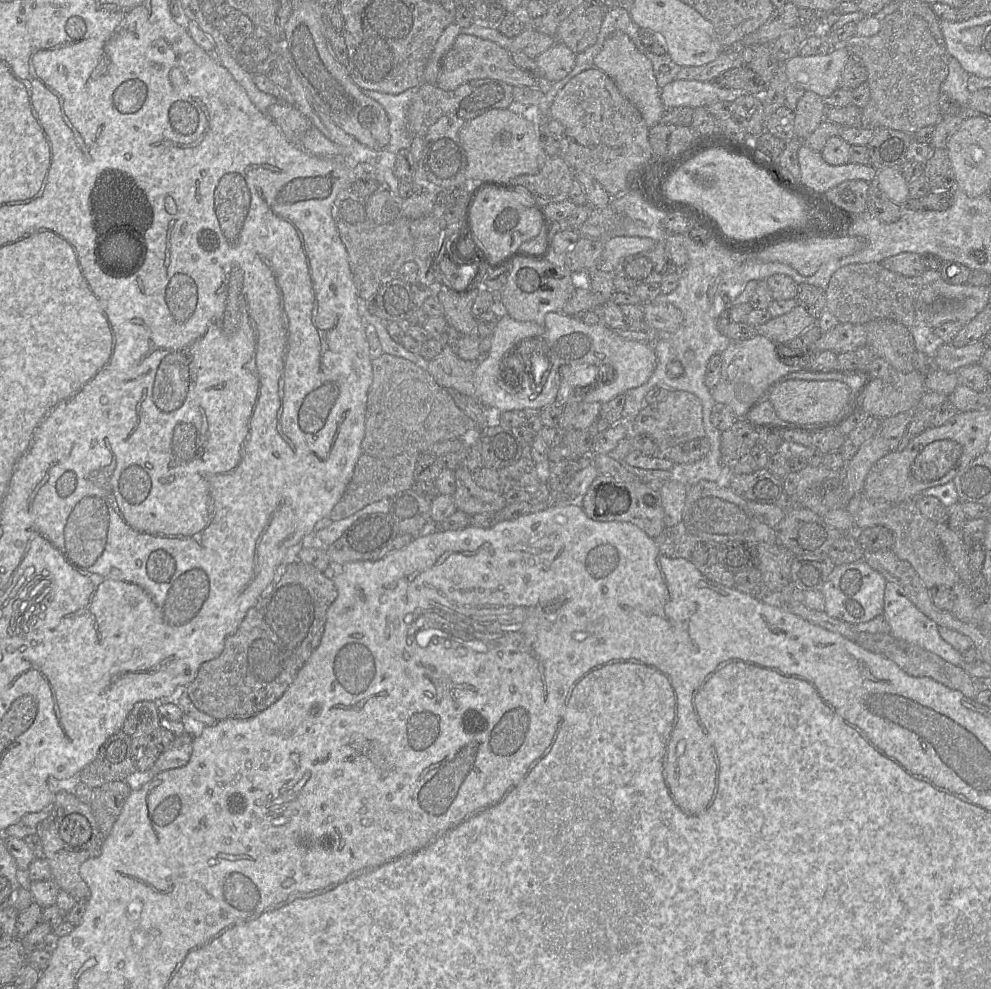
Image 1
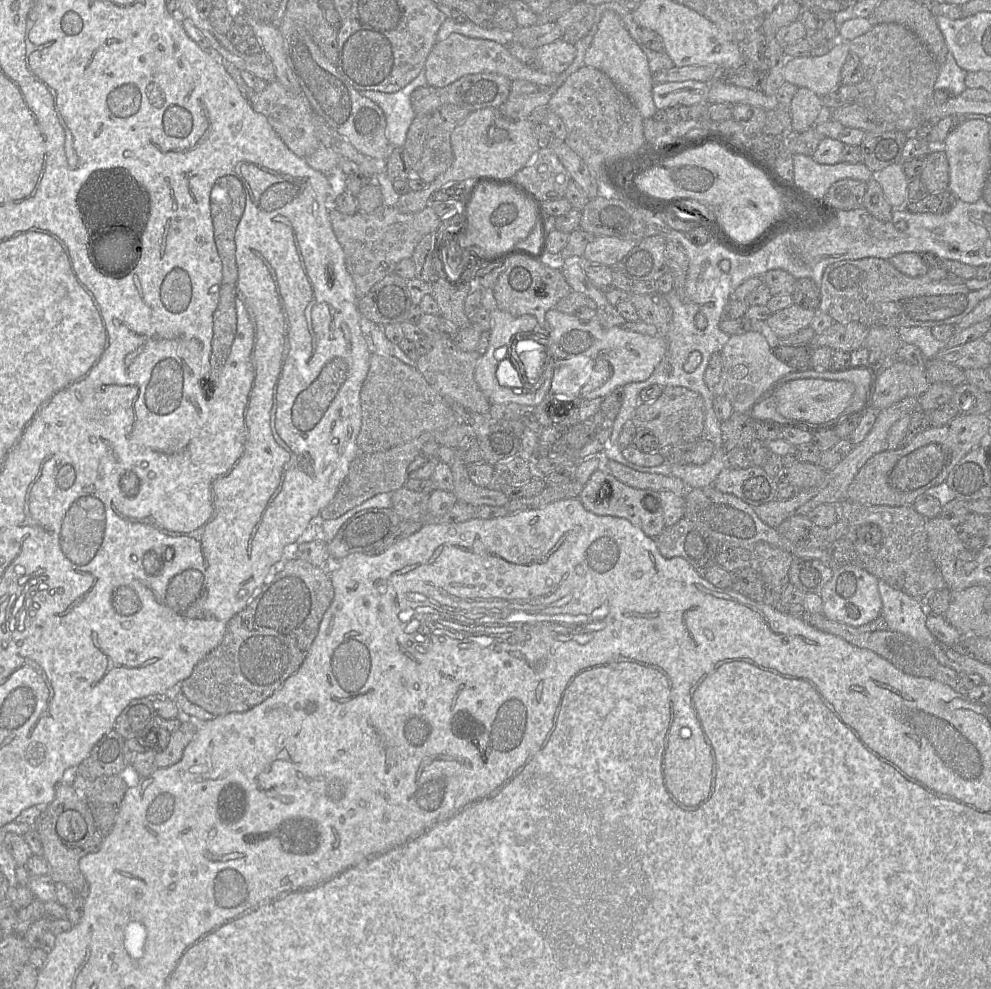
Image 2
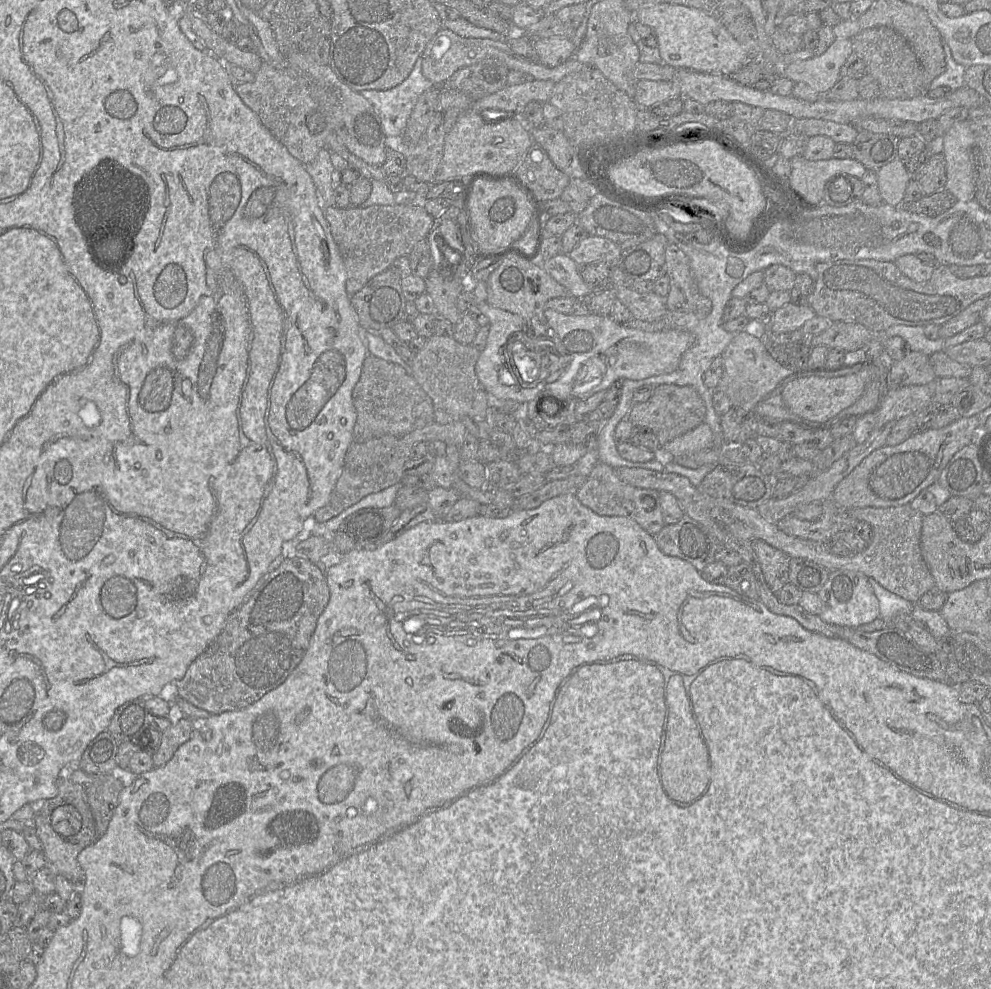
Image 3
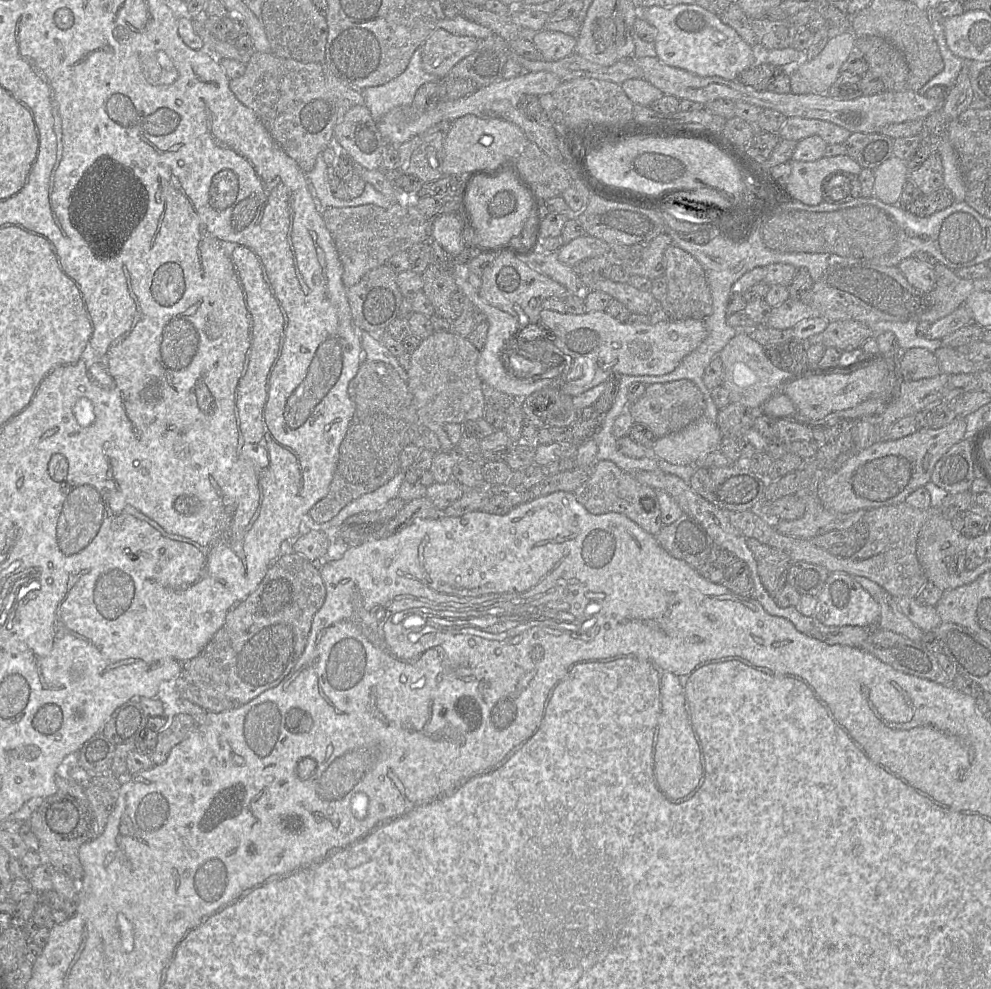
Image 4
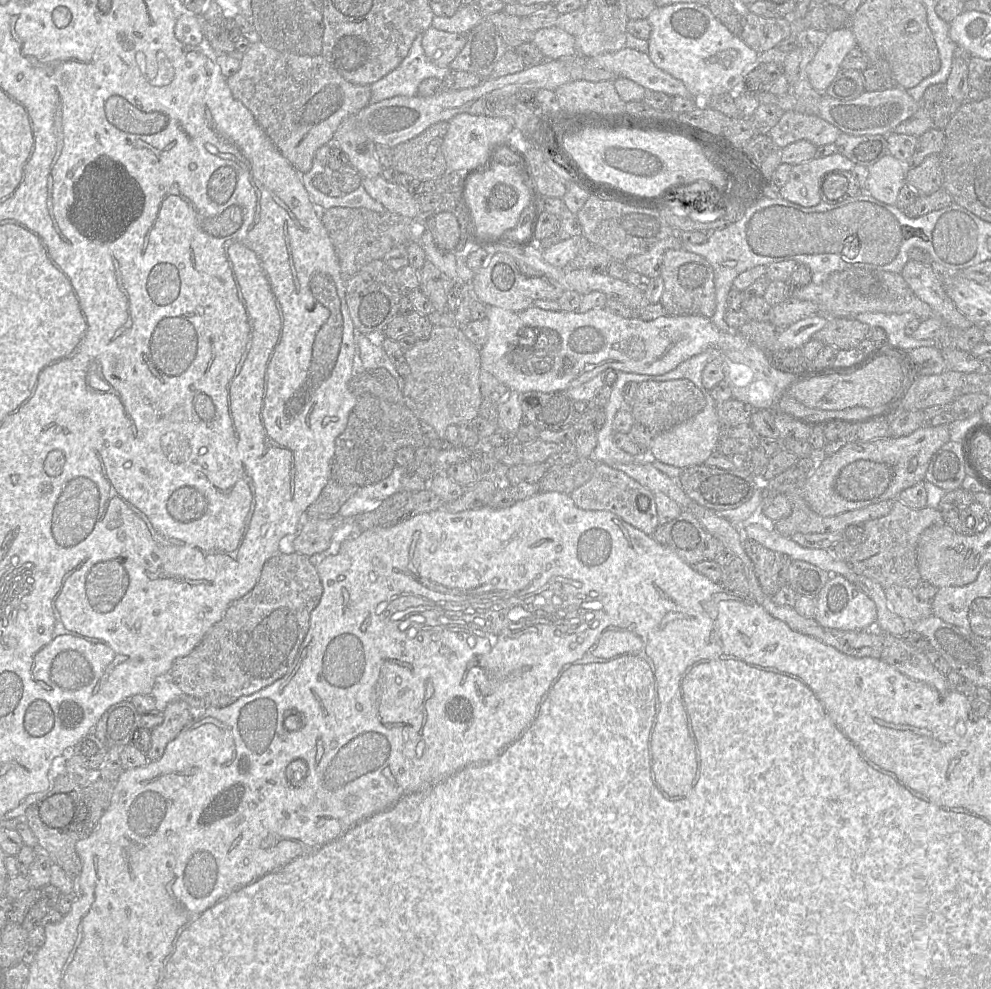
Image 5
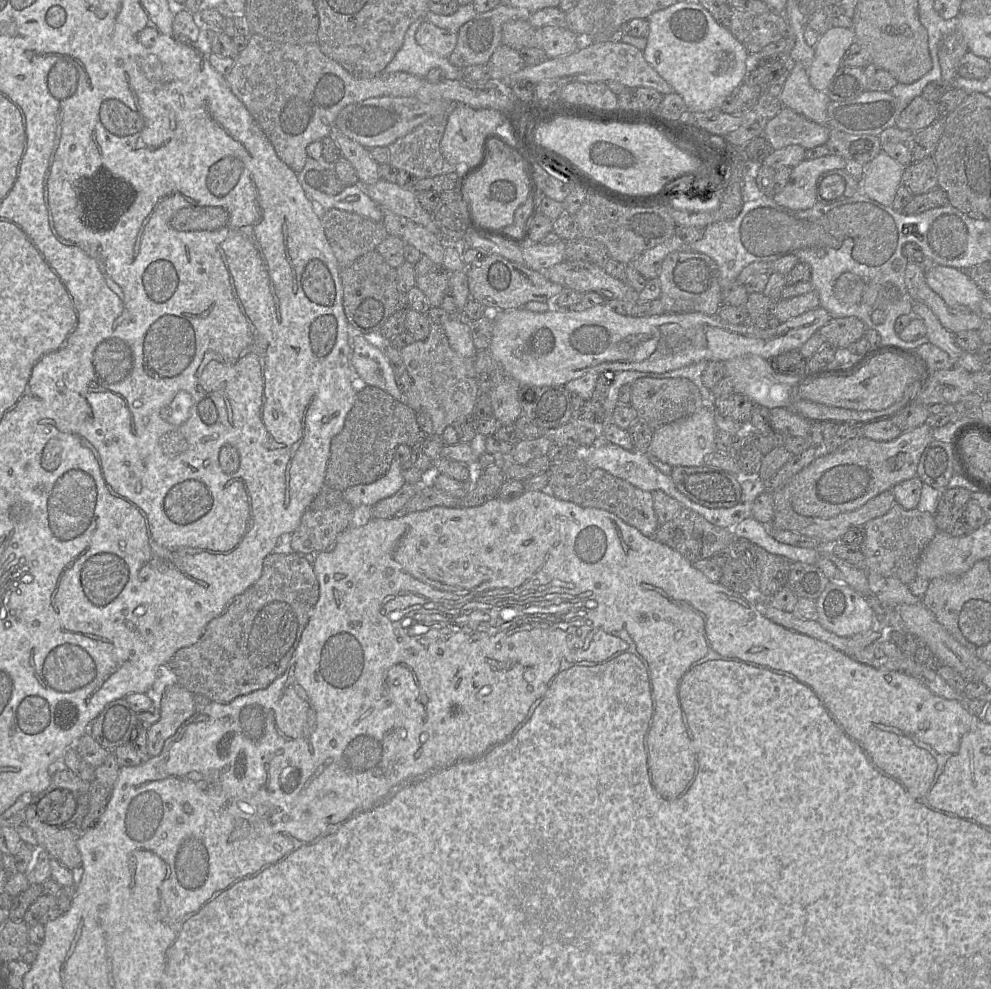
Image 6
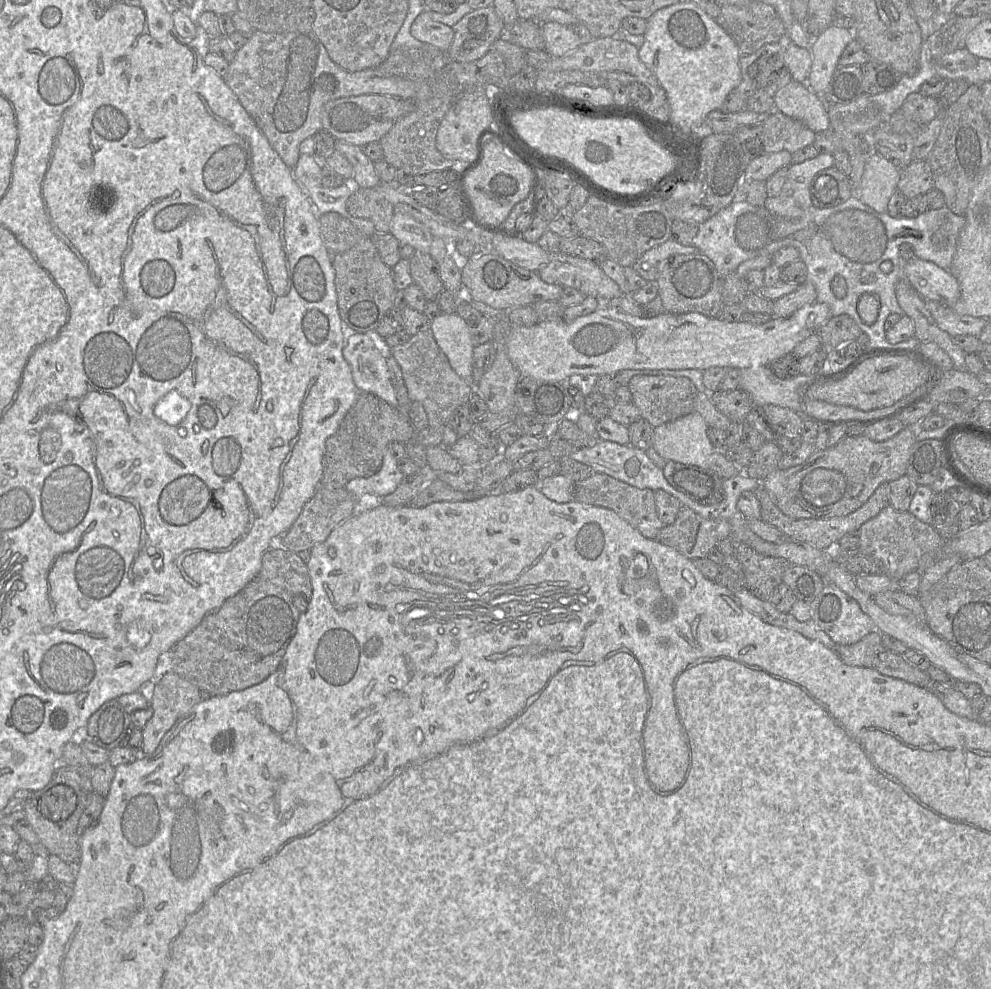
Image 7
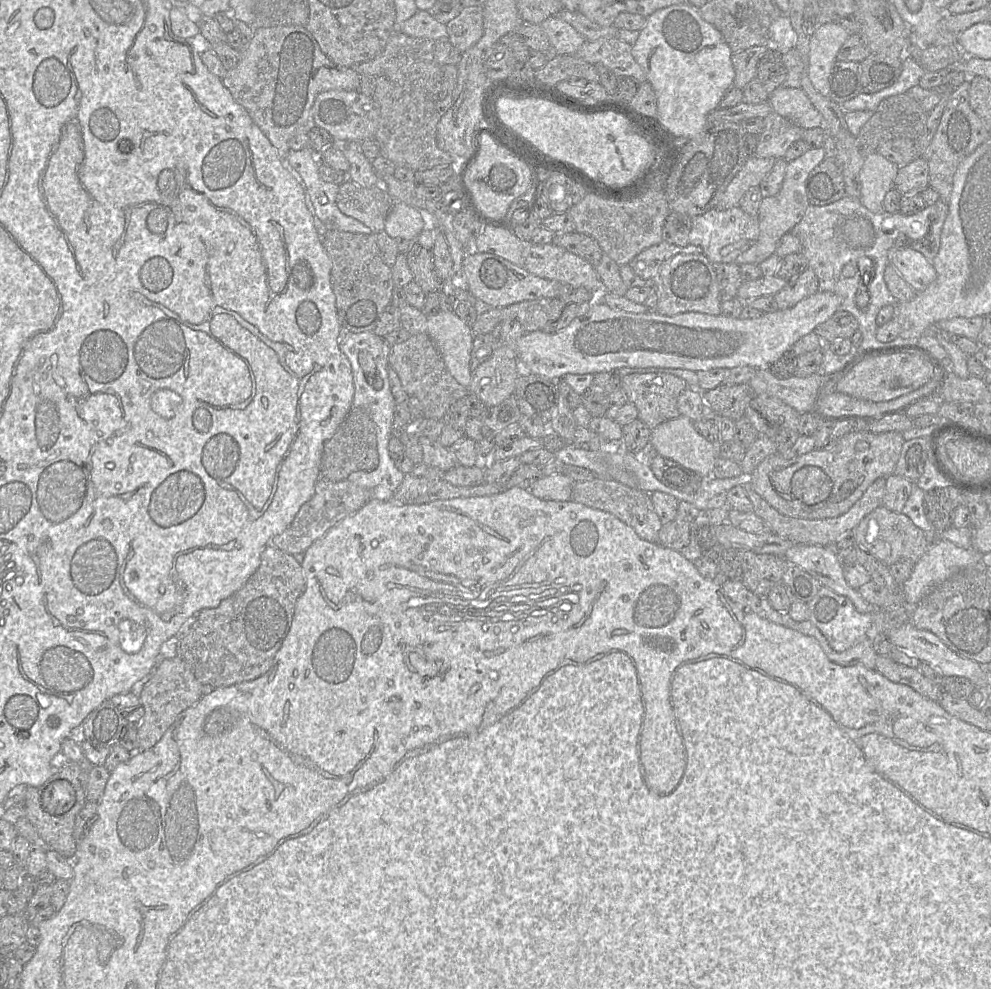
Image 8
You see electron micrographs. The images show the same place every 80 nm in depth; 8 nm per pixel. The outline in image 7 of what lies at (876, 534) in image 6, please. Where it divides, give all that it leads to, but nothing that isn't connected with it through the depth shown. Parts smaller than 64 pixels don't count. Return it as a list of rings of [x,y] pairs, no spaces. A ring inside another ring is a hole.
[[[888,505],[859,529],[859,549],[882,565],[883,574],[894,581],[918,569],[921,558],[928,553],[940,553],[945,542],[935,529],[918,520],[908,511],[898,511]]]

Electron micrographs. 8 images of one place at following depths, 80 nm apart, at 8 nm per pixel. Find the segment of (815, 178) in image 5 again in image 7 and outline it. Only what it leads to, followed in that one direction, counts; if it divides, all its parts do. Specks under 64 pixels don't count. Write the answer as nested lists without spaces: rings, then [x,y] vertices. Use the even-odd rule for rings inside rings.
[[[819,153],[815,158],[788,167],[781,192],[768,197],[764,207],[772,214],[785,219],[798,219],[812,206],[810,183],[814,176],[834,166],[832,154]]]

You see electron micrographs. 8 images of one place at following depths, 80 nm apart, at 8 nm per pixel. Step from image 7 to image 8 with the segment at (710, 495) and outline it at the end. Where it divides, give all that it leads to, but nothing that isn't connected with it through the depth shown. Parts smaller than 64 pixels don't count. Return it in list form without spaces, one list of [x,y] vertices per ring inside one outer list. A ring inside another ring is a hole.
[[[654,454],[649,466],[663,484],[686,494],[696,493],[705,478],[694,470],[659,454]]]

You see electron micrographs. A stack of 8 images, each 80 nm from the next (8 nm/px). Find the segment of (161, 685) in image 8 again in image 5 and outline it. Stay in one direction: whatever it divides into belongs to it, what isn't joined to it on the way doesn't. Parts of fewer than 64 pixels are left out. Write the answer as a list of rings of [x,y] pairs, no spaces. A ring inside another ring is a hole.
[[[183,700],[168,704],[162,715],[163,722],[150,731],[151,747],[147,754],[149,761],[159,760],[164,755],[166,746],[193,720],[190,706]]]

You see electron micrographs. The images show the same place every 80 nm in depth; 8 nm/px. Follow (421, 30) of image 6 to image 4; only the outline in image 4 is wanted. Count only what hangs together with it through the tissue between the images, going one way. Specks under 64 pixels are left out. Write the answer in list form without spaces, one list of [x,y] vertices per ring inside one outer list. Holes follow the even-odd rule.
[[[437,28],[423,44],[422,67],[427,73],[444,78],[459,61],[477,49],[478,41],[473,36],[458,36]]]

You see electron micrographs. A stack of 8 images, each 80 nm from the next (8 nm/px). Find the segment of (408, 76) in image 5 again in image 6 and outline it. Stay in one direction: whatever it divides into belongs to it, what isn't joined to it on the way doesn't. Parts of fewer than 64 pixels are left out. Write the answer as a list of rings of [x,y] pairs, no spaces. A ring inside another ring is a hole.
[[[420,18],[409,26],[401,49],[386,66],[384,72],[387,74],[405,72],[419,78],[425,78],[429,70],[440,68],[446,79],[463,80],[462,68],[454,66],[448,58],[441,57],[417,43],[415,33],[424,20],[424,18]]]

